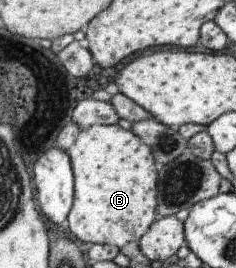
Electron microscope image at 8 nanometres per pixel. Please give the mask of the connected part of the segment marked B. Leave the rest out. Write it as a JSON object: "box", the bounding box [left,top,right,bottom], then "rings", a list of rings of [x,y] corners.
{"box":[67,124,159,247],"rings":[[[95,124],[85,128],[78,135],[78,138],[74,141],[74,144],[67,150],[69,157],[71,158],[71,165],[73,168],[73,175],[75,178],[75,191],[73,196],[73,203],[68,213],[68,222],[72,234],[76,238],[82,240],[82,242],[92,242],[101,245],[114,245],[117,247],[123,247],[130,242],[138,242],[142,235],[150,228],[150,225],[157,219],[156,218],[156,205],[157,205],[157,180],[159,165],[155,161],[151,148],[141,139],[137,134],[134,134],[132,130],[125,130],[120,125],[99,125]]]}

